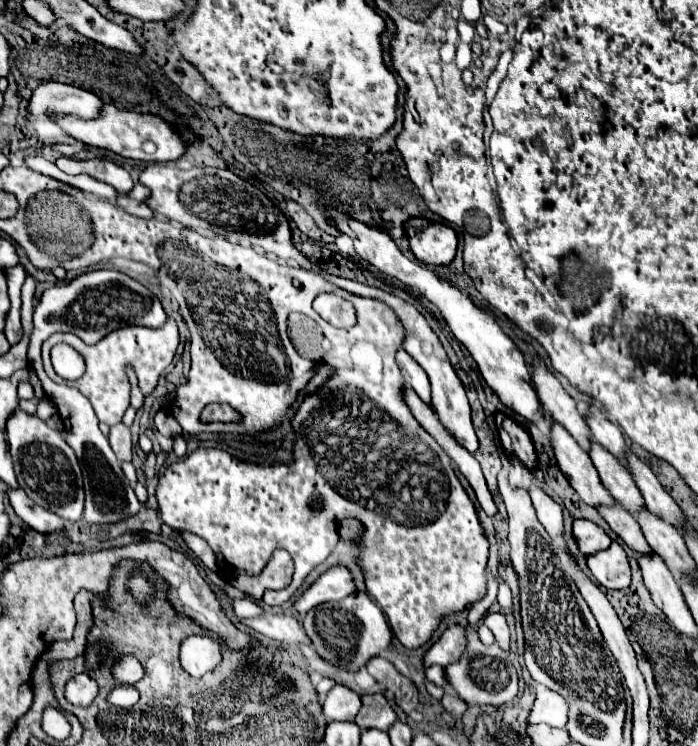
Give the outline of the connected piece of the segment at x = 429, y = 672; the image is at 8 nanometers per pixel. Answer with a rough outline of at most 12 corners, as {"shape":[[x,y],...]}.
{"shape":[[440,665],[424,669],[426,679],[438,687],[448,687]]}

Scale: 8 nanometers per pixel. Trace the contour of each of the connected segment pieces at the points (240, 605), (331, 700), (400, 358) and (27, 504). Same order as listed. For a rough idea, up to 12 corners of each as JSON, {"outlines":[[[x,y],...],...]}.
{"outlines":[[[250,597],[232,599],[236,617],[256,617],[262,609]],[[334,685],[322,703],[328,721],[354,721],[360,695]],[[404,349],[396,353],[404,381],[430,403],[430,381]],[[10,489],[16,515],[42,535],[64,533],[64,519]]]}

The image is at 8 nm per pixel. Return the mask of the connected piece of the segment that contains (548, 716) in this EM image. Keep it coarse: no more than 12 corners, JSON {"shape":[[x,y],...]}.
{"shape":[[538,689],[528,723],[564,727],[568,703],[550,689]]}

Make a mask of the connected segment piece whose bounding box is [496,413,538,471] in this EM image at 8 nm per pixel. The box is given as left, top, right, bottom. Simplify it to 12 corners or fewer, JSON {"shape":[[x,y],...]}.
{"shape":[[504,413],[496,415],[504,453],[536,471],[528,431]]}

